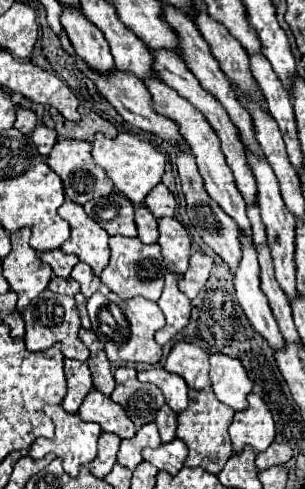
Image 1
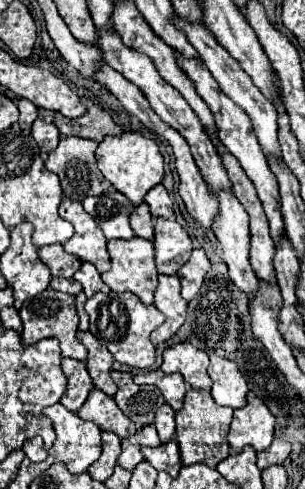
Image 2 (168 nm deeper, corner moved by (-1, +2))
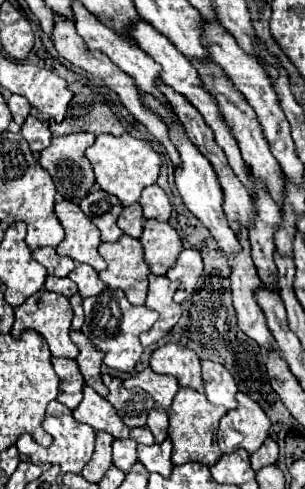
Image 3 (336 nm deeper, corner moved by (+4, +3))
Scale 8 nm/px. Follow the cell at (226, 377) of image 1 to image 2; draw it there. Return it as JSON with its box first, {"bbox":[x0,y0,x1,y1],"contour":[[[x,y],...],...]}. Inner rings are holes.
{"bbox":[209,355,247,409],"contour":[[[211,355],[209,377],[213,381],[211,395],[213,395],[215,403],[227,405],[227,407],[233,407],[233,409],[245,407],[245,403],[247,403],[247,399],[245,399],[247,383],[245,383],[241,371],[237,369],[237,365],[233,361]]]}

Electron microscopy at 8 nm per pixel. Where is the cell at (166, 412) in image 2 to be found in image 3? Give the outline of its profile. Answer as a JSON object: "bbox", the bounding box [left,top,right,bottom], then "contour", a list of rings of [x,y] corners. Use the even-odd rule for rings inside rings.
{"bbox":[146,408,168,442],"contour":[[[154,408],[148,414],[148,424],[146,426],[154,434],[154,440],[156,442],[164,442],[166,440],[166,434],[168,434],[168,414],[166,414],[166,410]]]}

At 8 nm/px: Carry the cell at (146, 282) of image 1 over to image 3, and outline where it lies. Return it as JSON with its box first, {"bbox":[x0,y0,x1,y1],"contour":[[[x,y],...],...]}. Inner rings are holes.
{"bbox":[98,236,150,304],"contour":[[[122,236],[118,242],[112,244],[102,242],[98,246],[98,252],[108,264],[108,268],[100,272],[102,282],[108,288],[124,290],[130,304],[144,304],[150,268],[144,262],[140,240],[132,236]]]}

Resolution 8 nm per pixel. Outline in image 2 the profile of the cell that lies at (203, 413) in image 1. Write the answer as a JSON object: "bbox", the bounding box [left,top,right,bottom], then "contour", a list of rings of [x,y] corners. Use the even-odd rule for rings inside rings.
{"bbox":[175,389,233,469],"contour":[[[189,389],[185,393],[185,401],[183,407],[177,411],[175,421],[177,421],[177,433],[175,439],[179,443],[179,455],[181,455],[181,463],[183,465],[193,465],[193,463],[205,463],[211,469],[217,467],[219,461],[223,461],[229,455],[229,443],[227,443],[227,431],[229,431],[229,423],[233,417],[233,409],[229,407],[221,407],[217,403],[213,403],[213,397],[209,395],[209,391],[201,391],[201,389]]]}

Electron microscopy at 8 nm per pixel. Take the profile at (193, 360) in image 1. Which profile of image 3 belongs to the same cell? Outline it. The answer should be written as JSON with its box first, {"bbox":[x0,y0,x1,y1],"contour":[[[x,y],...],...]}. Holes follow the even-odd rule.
{"bbox":[150,344,204,392],"contour":[[[164,344],[150,356],[150,368],[160,374],[174,376],[180,386],[204,392],[200,378],[200,358],[194,350],[180,344]]]}

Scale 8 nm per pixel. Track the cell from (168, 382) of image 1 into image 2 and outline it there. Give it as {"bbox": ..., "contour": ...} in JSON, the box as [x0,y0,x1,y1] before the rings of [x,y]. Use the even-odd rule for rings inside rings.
{"bbox":[133,369,187,411],"contour":[[[157,369],[157,371],[139,373],[139,375],[133,377],[133,381],[135,381],[137,385],[143,385],[143,383],[155,385],[155,387],[163,393],[165,401],[167,401],[175,411],[181,409],[183,397],[185,397],[185,391],[187,391],[187,385],[185,385],[185,381],[183,381],[181,375],[177,375],[177,373],[167,375],[167,373],[163,373],[161,369]]]}

